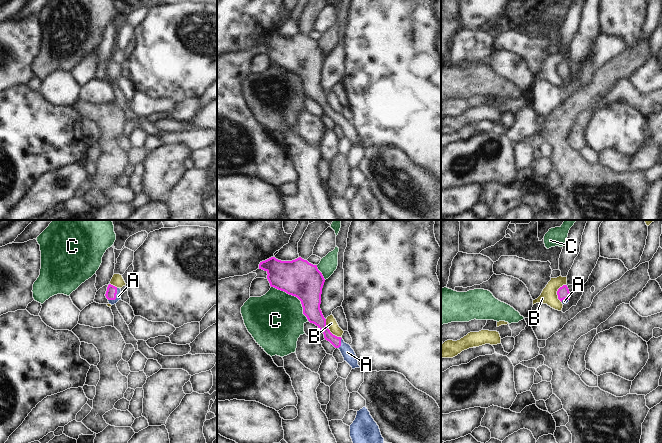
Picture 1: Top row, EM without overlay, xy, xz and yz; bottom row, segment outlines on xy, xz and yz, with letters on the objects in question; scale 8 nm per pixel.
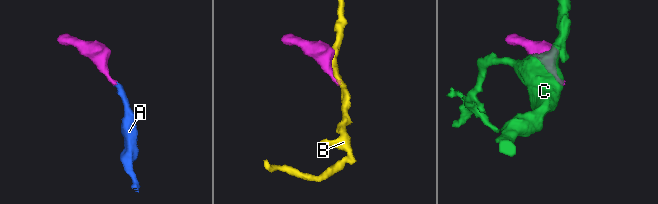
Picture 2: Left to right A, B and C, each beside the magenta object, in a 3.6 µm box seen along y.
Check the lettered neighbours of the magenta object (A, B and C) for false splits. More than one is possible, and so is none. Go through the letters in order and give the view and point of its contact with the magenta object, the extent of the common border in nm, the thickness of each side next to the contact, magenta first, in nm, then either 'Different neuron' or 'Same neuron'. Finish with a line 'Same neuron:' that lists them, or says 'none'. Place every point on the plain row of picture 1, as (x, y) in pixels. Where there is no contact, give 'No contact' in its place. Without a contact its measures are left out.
A: Touches magenta at xy (115, 73). Shared border 130 nm. Thickness 90 nm (magenta) against 50 nm. Same neuron
B: Touches magenta at xz (329, 106). Shared border 200 nm. Thickness 140 nm (magenta) against 90 nm. Different neuron
C: Touches magenta at xz (296, 72). Shared border 420 nm. Thickness 300 nm (magenta) against 440 nm. Different neuron
Same neuron: A

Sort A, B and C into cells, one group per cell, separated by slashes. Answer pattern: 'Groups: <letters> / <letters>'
Groups: A / B / C

